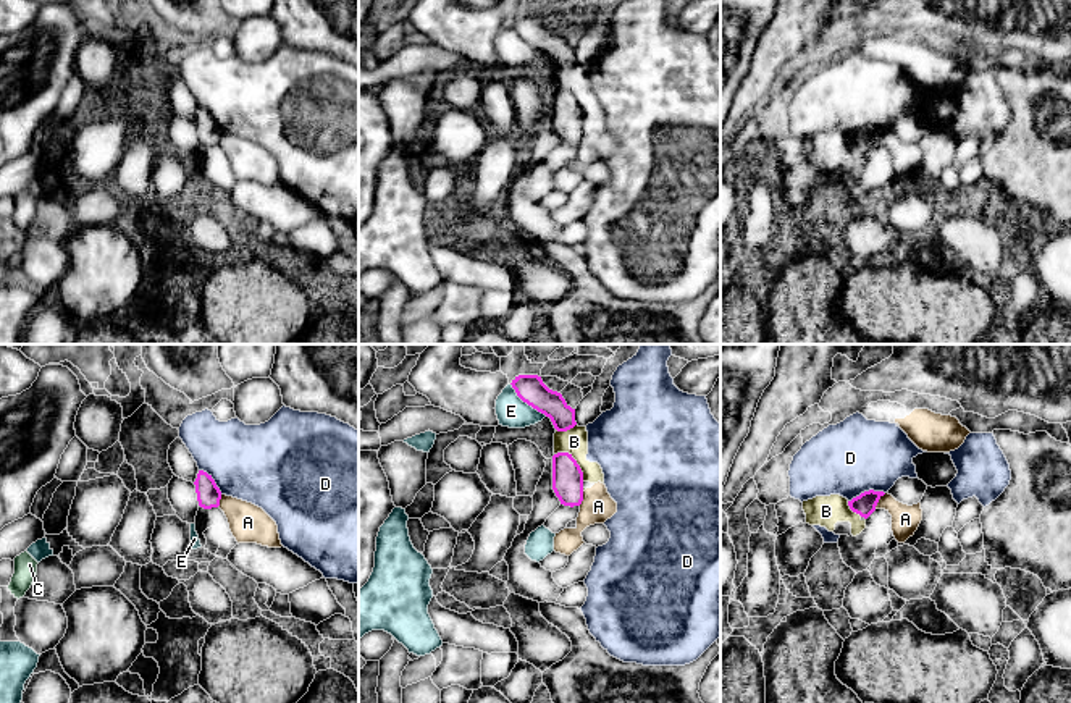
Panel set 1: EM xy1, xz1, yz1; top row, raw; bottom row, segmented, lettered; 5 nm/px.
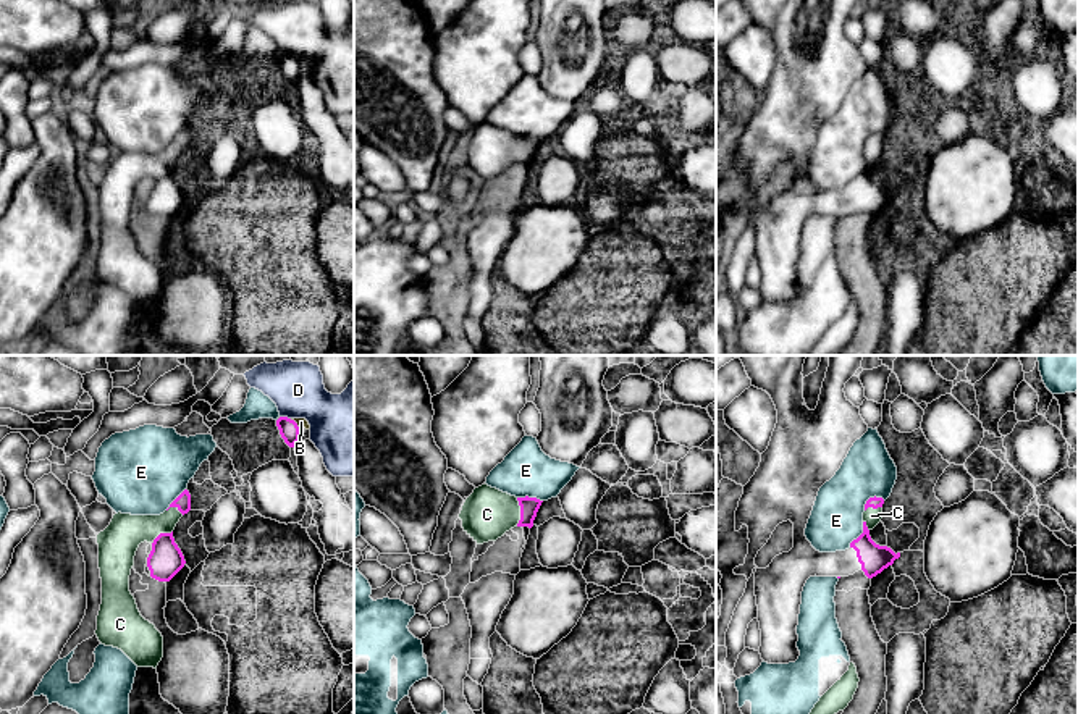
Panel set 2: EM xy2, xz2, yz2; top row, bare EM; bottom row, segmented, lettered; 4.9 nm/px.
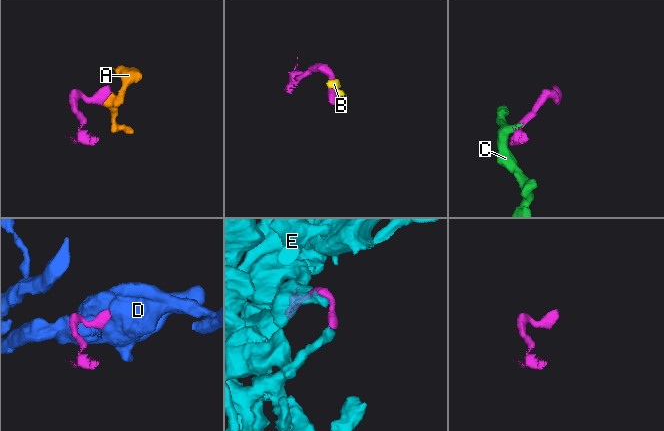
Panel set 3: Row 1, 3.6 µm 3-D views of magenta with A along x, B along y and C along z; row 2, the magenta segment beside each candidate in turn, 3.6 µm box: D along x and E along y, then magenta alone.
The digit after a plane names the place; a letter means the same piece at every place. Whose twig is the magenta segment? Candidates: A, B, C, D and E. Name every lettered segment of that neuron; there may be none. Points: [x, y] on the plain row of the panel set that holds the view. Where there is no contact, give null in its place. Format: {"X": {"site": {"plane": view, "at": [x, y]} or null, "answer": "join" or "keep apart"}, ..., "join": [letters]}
{"A": {"site": {"plane": "yz1", "at": [877, 139]}, "answer": "keep apart"}, "B": {"site": {"plane": "xz1", "at": [575, 99]}, "answer": "keep apart"}, "C": {"site": {"plane": "xz2", "at": [521, 149]}, "answer": "join"}, "D": {"site": {"plane": "yz1", "at": [866, 130]}, "answer": "keep apart"}, "E": {"site": {"plane": "xz1", "at": [527, 41]}, "answer": "keep apart"}, "join": ["C"]}

